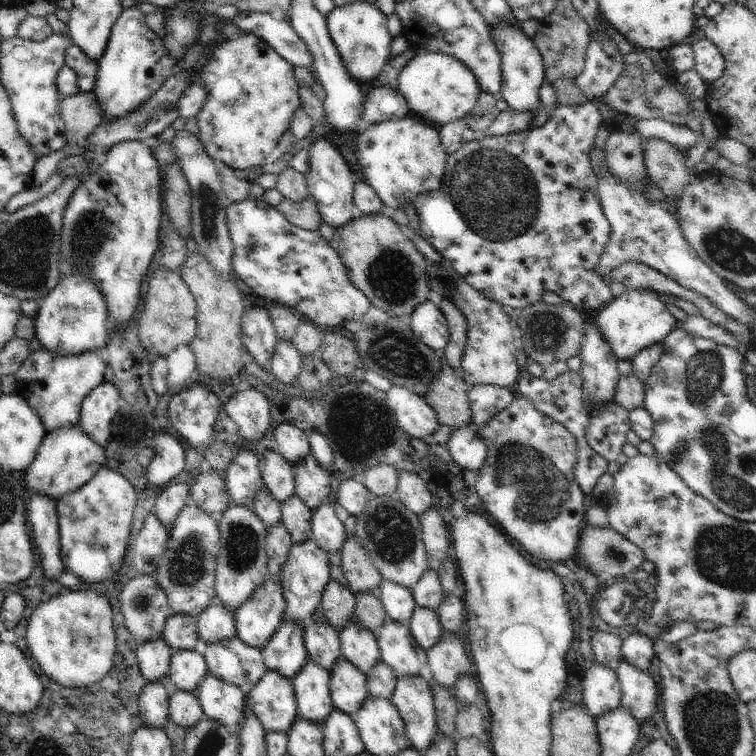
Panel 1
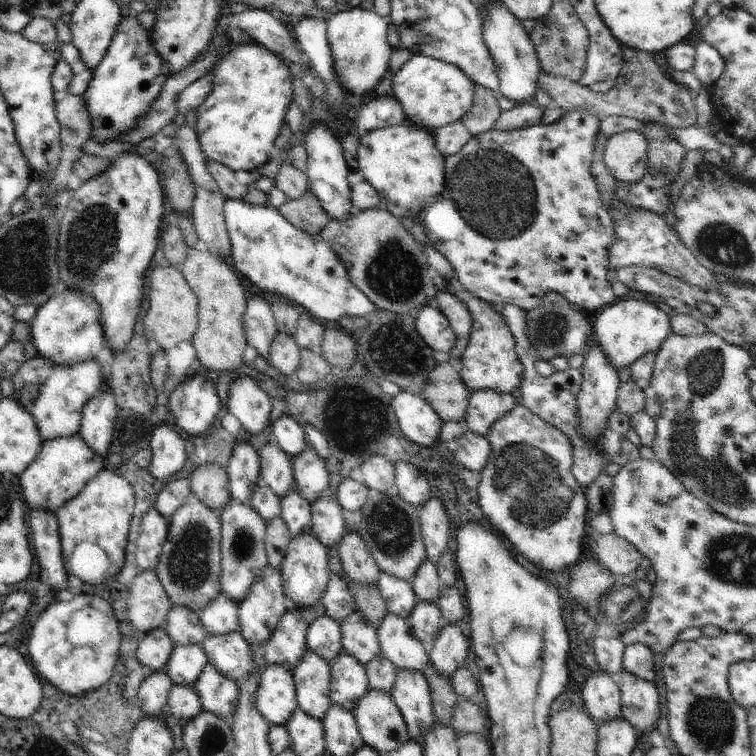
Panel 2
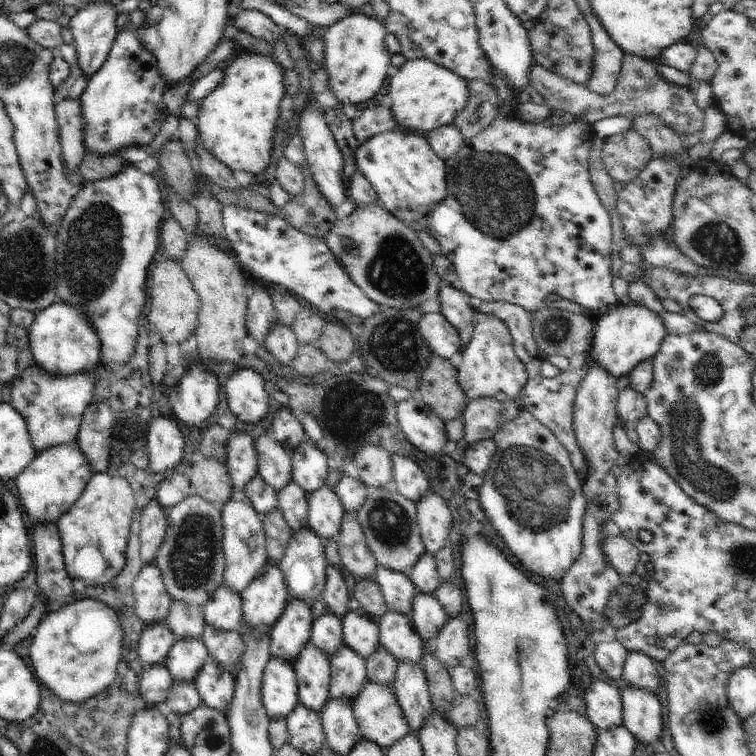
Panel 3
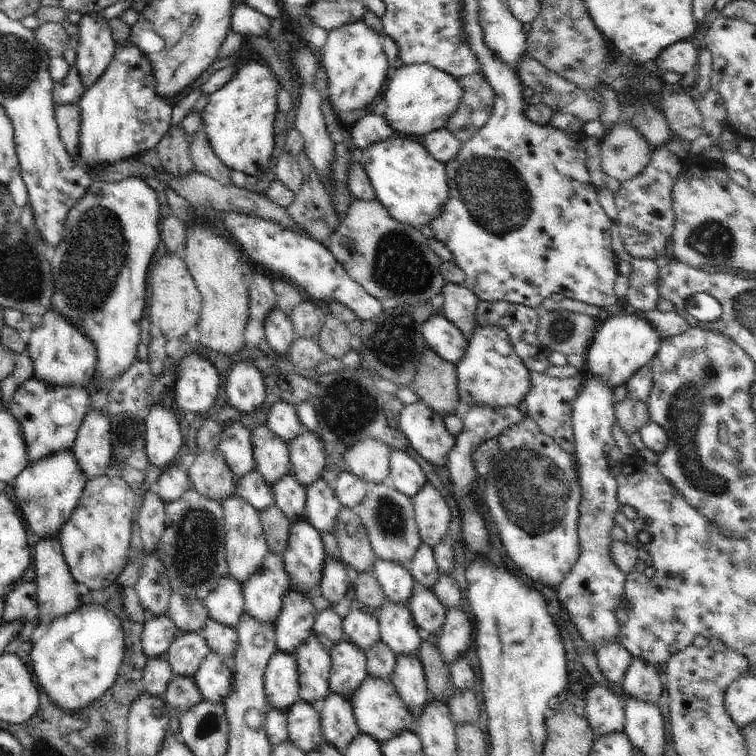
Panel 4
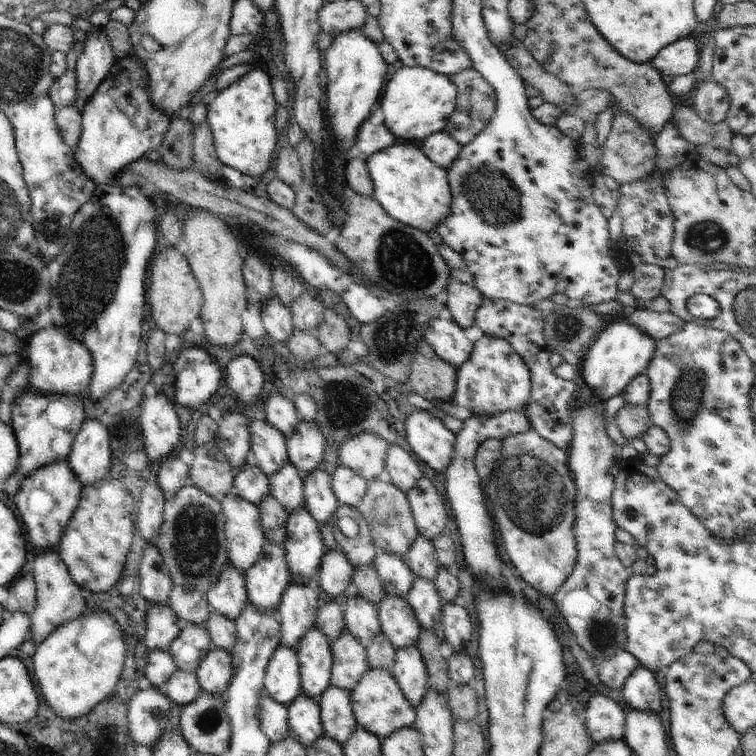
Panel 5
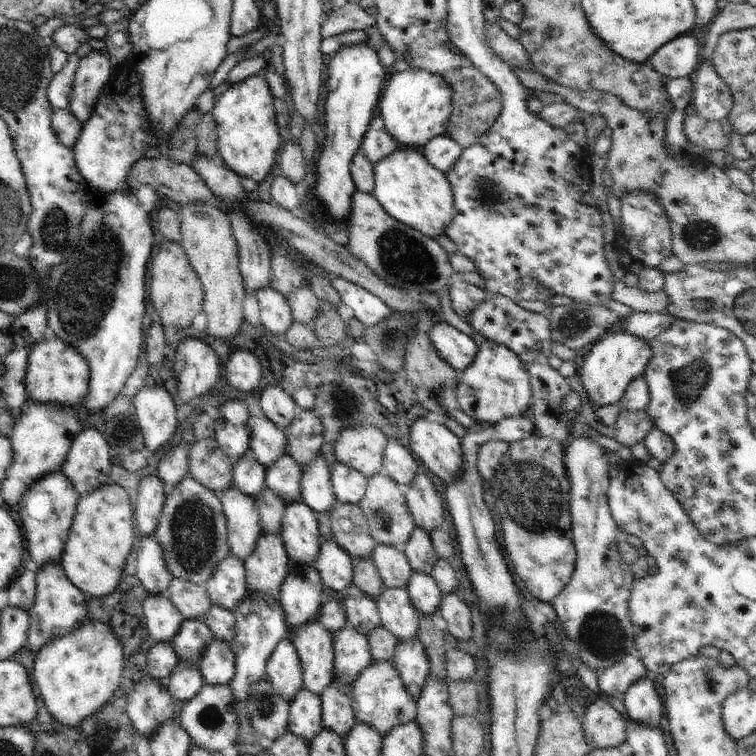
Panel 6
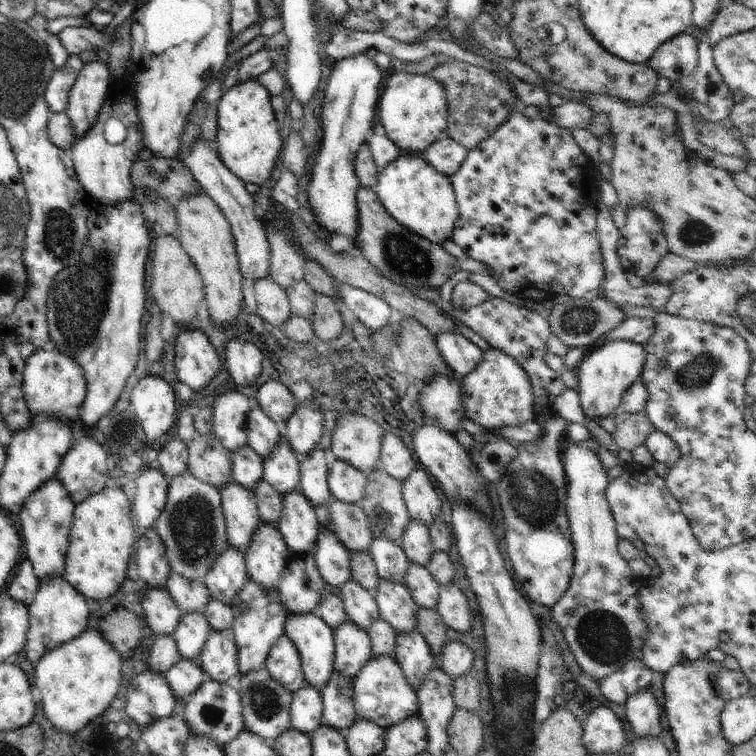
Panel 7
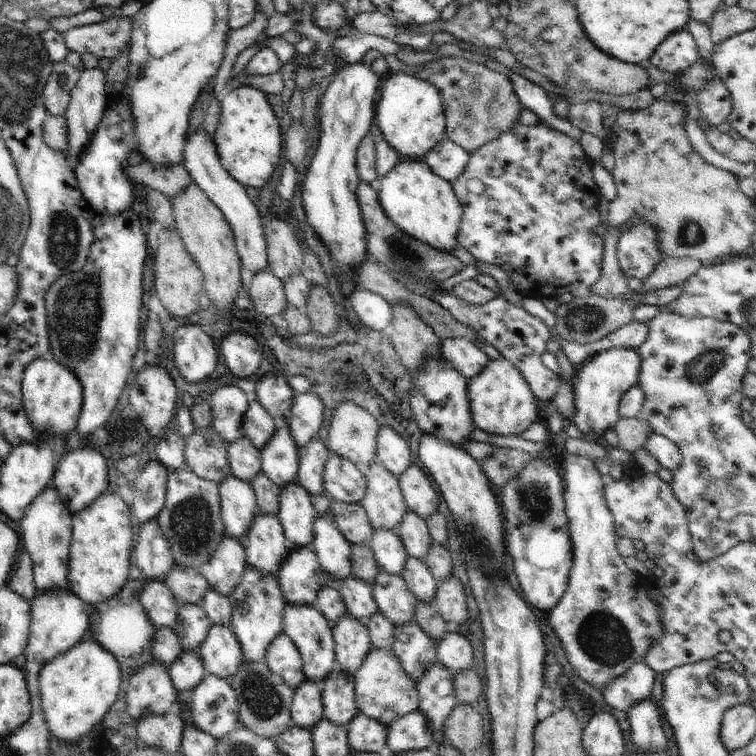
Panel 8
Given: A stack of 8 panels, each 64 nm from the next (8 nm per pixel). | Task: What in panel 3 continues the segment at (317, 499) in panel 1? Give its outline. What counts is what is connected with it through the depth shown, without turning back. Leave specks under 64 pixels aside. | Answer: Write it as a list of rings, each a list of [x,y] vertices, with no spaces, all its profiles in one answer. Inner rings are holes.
[[[305,437],[291,452],[292,478],[308,496],[316,492],[328,476],[327,454],[314,440]]]

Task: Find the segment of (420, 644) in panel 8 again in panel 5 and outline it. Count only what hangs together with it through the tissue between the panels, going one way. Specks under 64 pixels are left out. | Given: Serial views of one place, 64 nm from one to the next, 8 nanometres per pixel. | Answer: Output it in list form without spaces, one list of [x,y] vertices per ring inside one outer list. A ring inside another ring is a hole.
[[[417,646],[397,650],[391,674],[398,682],[409,706],[412,706],[414,710],[420,707],[428,690],[428,674]]]

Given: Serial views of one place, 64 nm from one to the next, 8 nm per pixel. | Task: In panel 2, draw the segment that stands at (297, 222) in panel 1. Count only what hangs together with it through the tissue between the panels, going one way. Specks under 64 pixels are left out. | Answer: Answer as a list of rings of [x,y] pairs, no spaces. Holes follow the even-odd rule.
[[[309,190],[299,200],[290,199],[277,210],[295,228],[310,235],[319,235],[330,222],[334,221],[325,214],[320,202]]]

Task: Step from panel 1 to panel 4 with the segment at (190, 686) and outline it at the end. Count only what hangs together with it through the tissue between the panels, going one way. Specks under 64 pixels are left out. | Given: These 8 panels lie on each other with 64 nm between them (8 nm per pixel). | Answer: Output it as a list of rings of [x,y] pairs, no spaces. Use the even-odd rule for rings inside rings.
[[[190,631],[176,636],[165,656],[175,676],[193,678],[208,654],[211,651],[204,638]]]

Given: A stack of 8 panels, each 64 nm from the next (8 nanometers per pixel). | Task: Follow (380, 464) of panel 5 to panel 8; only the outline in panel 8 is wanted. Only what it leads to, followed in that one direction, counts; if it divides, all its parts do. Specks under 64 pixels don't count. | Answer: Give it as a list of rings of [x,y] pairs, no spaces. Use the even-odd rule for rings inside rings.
[[[354,402],[340,404],[330,420],[327,448],[365,470],[376,461],[376,440],[381,426],[376,420]]]

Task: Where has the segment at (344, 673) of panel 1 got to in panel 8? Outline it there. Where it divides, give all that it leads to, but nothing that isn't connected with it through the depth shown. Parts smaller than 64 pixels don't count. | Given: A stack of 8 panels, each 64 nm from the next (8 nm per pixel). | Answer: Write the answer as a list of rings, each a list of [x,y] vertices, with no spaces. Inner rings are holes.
[[[345,613],[332,625],[332,634],[337,669],[355,674],[373,648],[368,628],[358,618]]]

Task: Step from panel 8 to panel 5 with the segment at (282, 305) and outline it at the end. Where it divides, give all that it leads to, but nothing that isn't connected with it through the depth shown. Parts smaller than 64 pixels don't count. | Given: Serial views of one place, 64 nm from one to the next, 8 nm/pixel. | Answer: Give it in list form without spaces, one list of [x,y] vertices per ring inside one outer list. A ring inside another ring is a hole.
[[[274,296],[263,305],[260,313],[266,335],[276,342],[287,345],[295,330],[289,308],[282,306],[280,300],[277,300]]]

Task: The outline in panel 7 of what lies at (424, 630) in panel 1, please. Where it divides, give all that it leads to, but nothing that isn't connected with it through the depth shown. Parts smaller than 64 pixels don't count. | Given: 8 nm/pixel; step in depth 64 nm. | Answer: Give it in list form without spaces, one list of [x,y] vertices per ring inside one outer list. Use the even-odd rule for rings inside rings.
[[[409,562],[404,574],[404,584],[419,608],[434,609],[438,604],[440,585],[427,567]]]

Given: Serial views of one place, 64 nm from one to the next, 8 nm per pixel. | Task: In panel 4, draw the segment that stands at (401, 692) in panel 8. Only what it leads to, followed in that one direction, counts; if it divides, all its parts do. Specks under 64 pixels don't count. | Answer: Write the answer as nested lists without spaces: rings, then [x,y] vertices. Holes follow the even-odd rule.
[[[370,677],[350,698],[353,714],[361,733],[374,738],[378,743],[386,743],[400,737],[406,730],[413,728],[413,717],[401,702],[400,696],[390,679]]]

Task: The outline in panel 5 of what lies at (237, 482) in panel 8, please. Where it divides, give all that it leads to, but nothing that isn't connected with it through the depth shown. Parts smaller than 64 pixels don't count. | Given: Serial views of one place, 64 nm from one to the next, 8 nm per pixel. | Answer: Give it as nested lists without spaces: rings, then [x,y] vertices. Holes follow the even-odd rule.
[[[231,492],[220,498],[225,517],[229,563],[240,573],[256,565],[263,556],[265,538],[258,506]]]

